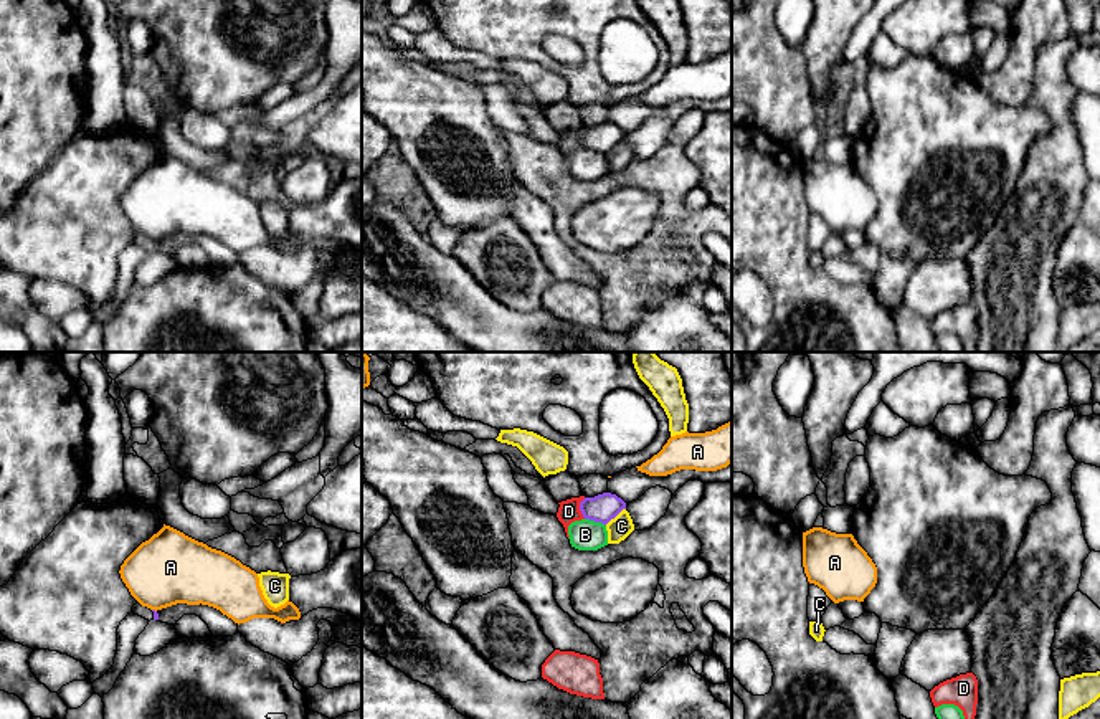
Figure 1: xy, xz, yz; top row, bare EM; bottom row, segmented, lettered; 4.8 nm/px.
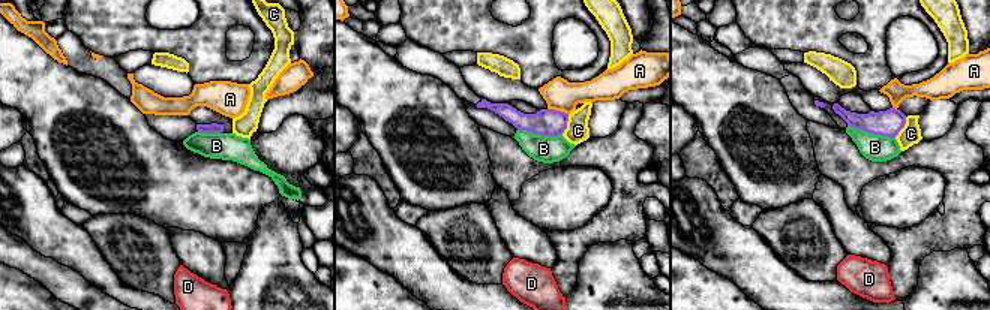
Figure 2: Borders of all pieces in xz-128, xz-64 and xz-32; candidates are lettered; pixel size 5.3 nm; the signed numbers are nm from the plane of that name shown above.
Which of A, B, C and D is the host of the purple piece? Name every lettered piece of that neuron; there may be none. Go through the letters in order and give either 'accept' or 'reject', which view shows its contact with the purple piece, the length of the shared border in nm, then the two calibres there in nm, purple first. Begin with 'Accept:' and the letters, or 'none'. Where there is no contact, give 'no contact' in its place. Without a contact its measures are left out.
Accept: none
A: reject; meets purple in xy; contact 30 nm long; 30 nm thick on the purple side, 360 nm on the other
B: reject; meets purple in xz; contact 110 nm long; 140 nm thick on the purple side, 150 nm on the other
C: reject; meets purple in xz; contact 130 nm long; 140 nm thick on the purple side, 110 nm on the other
D: reject; meets purple in xz; contact 100 nm long; 140 nm thick on the purple side, 110 nm on the other

